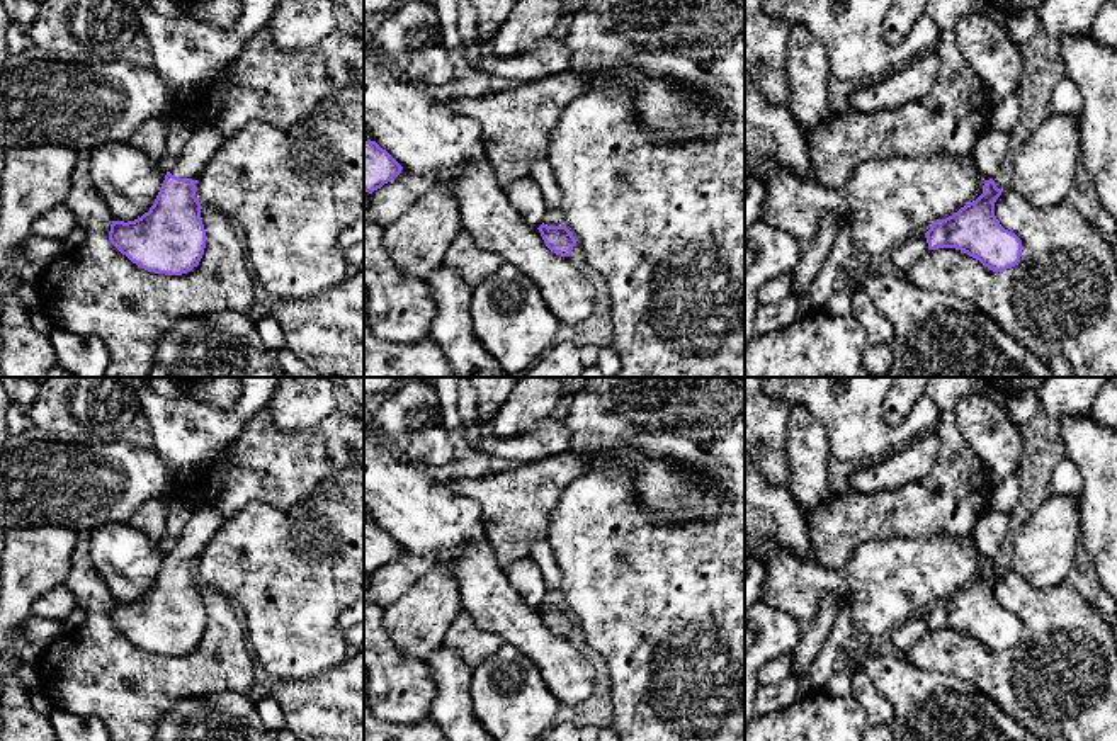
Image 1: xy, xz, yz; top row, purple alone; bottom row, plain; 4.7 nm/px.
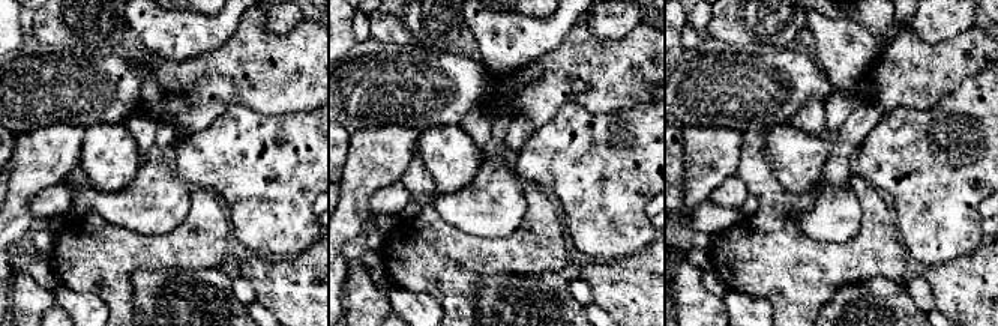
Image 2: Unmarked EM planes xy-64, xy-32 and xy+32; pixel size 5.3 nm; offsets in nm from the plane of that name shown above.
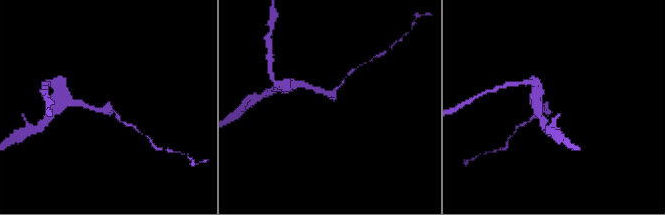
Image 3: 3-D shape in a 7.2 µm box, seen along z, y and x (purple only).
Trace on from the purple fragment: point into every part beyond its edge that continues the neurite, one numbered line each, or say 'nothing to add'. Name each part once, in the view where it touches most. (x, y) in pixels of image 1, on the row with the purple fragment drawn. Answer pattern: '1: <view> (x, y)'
1: xy (206, 140)

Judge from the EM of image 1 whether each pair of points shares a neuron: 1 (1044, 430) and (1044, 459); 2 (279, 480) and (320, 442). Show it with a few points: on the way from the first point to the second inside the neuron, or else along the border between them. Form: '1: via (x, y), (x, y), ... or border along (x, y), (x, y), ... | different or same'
1: via (1044, 437), (1044, 452) | same
2: via (289, 469), (310, 452) | same

